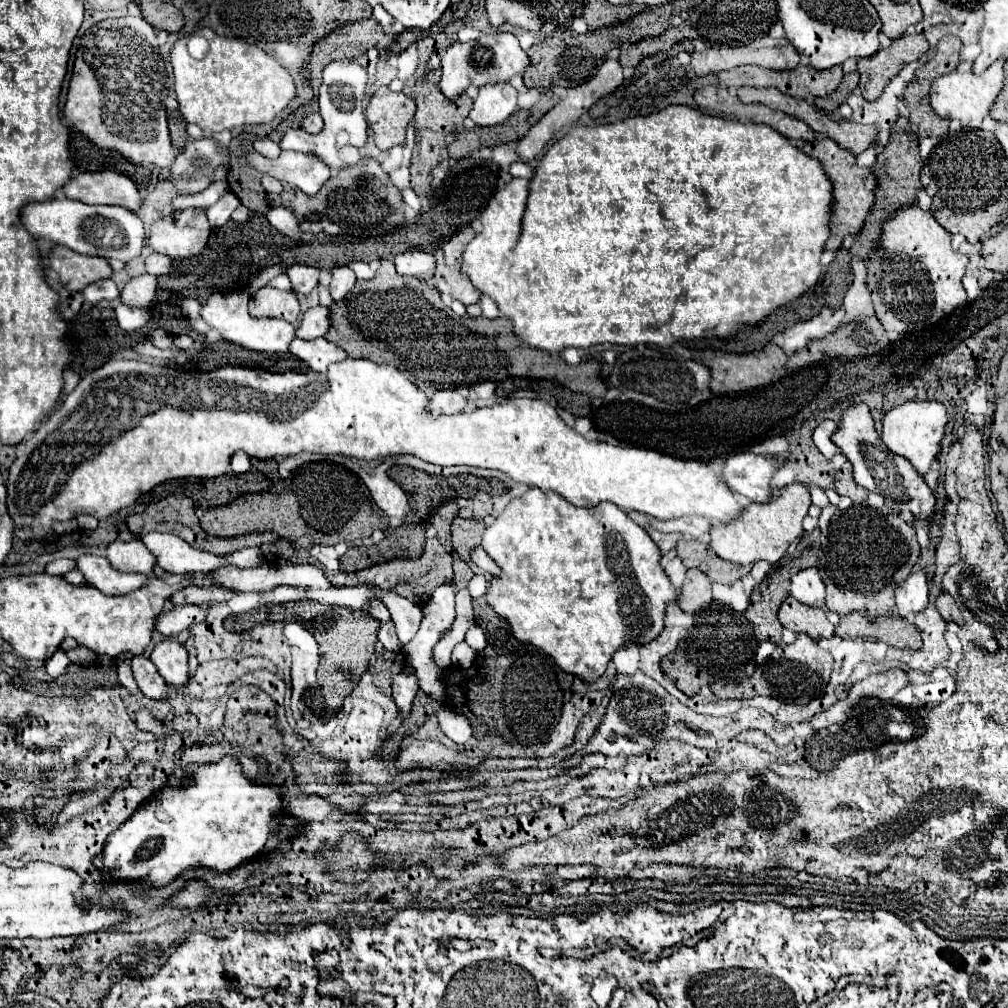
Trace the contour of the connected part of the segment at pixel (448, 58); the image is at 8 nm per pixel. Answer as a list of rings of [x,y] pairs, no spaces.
[[[494,33],[494,35],[482,35],[476,41],[468,43],[454,43],[452,47],[446,49],[442,57],[442,81],[440,81],[440,91],[444,93],[446,99],[456,101],[470,85],[474,87],[484,87],[484,85],[494,85],[502,81],[510,81],[514,75],[524,73],[524,69],[530,65],[528,55],[522,51],[518,45],[516,35],[512,33]]]

